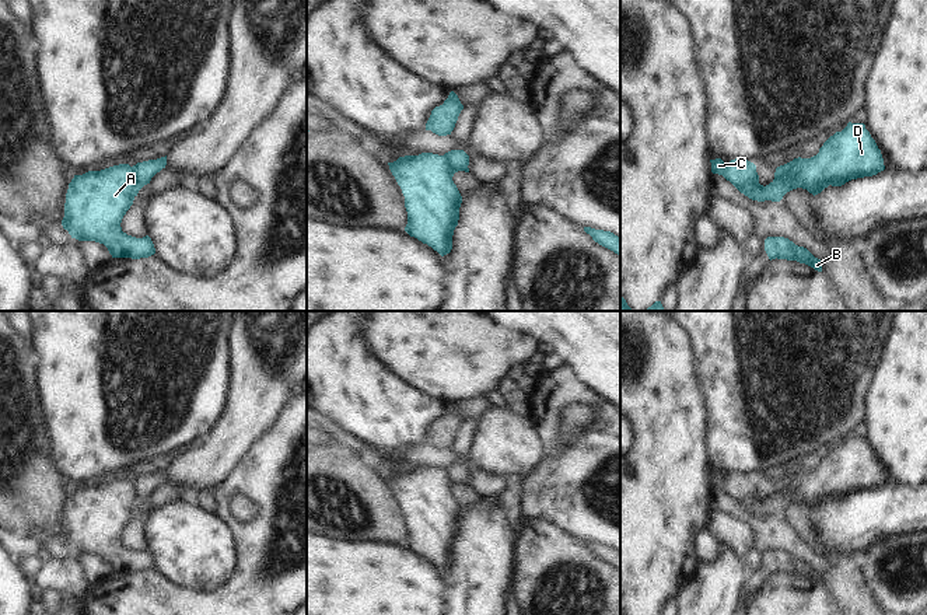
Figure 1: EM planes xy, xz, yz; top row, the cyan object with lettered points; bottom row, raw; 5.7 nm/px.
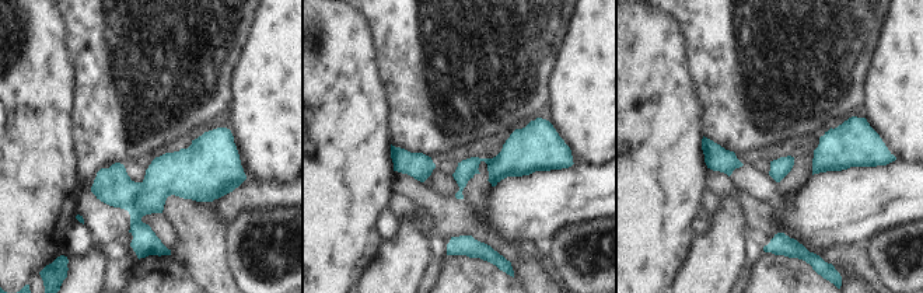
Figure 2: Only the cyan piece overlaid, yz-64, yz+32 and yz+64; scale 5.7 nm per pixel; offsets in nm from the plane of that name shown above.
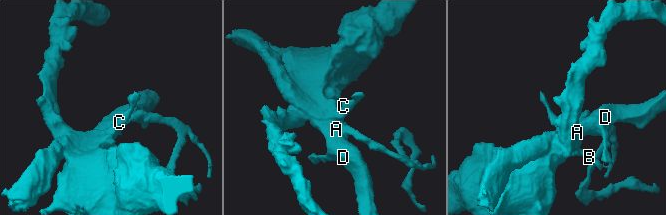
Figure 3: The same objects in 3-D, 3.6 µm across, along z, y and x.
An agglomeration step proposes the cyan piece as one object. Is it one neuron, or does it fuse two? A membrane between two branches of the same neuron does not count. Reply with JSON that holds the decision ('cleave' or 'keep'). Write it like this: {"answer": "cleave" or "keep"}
{"answer": "cleave"}

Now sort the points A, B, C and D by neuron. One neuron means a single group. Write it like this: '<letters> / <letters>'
A B D / C

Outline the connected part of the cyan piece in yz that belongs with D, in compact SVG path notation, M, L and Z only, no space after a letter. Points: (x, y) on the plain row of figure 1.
M851 437L830 450L819 467L811 472L794 472L783 489L784 509L793 503L807 503L814 510L829 499L842 500L857 492L884 485L884 472L864 437Z

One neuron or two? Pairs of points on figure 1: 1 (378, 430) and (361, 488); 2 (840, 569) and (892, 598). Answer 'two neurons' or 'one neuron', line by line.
1: two neurons
2: two neurons

